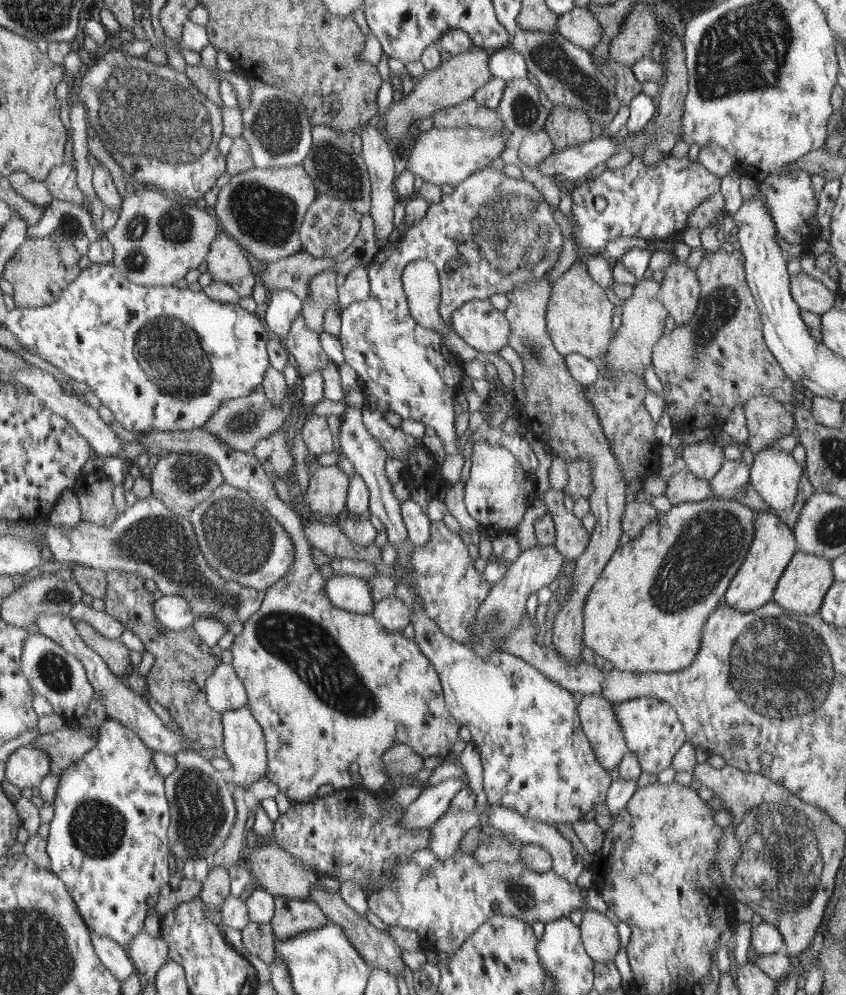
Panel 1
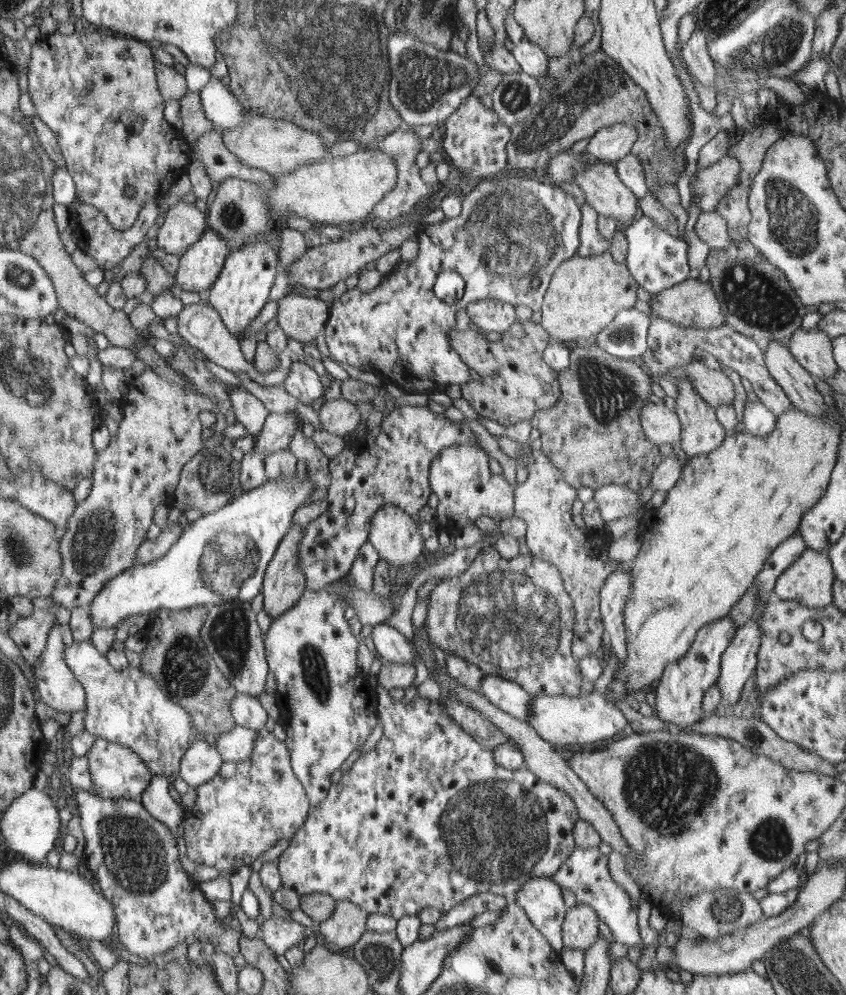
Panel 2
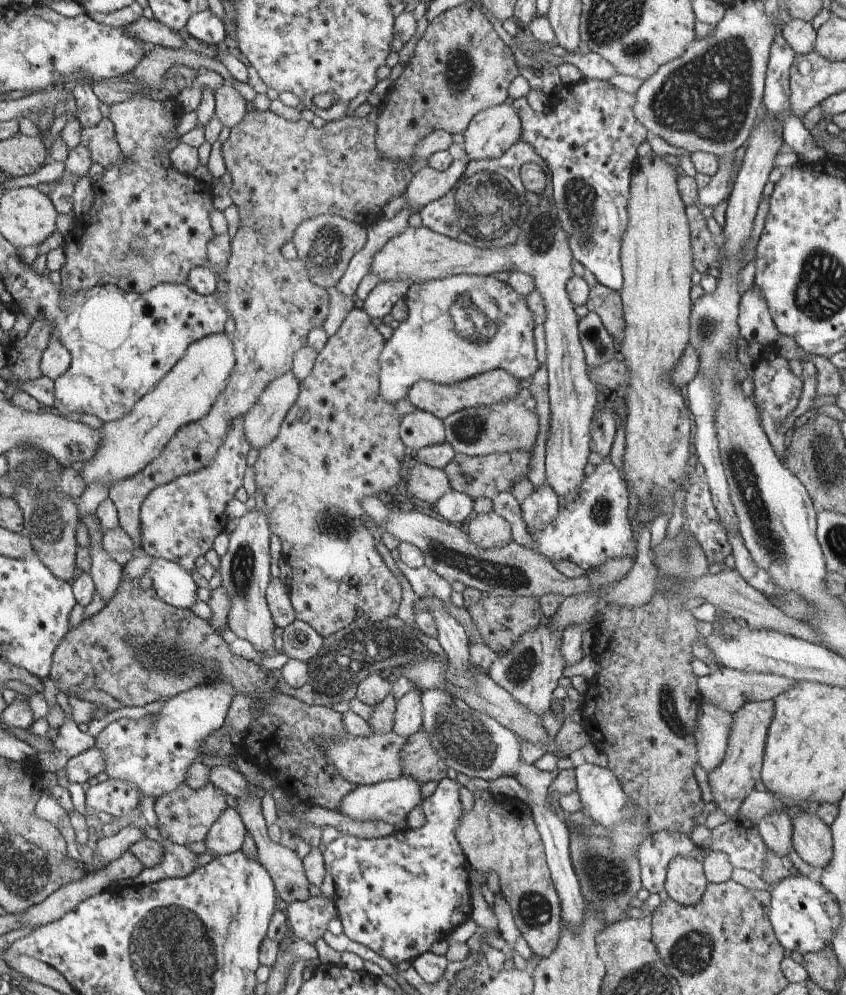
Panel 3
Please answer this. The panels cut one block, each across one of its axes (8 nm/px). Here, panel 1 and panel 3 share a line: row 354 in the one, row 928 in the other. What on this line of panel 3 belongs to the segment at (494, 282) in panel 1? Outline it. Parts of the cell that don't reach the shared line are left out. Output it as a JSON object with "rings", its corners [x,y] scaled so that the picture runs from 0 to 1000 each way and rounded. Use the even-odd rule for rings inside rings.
{"rings":[[[527,781],[518,785],[511,800],[496,806],[505,824],[496,832],[479,832],[441,843],[403,838],[388,847],[382,856],[384,873],[396,886],[396,913],[407,938],[414,945],[440,953],[468,971],[480,965],[487,967],[508,956],[513,948],[530,943],[558,919],[553,894],[553,874],[557,868],[553,868],[554,864],[551,864],[548,853],[544,852],[540,843],[540,832],[547,821],[541,794],[544,787],[540,784]]]}

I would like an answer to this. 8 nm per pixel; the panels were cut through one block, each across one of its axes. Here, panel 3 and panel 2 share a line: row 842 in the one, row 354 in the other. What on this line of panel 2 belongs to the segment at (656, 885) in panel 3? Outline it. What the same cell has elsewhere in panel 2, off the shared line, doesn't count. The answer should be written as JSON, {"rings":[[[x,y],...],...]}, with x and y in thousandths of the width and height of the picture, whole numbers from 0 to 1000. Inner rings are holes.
{"rings":[[[772,320],[765,334],[765,351],[758,360],[771,378],[791,380],[788,376],[793,370],[819,363],[820,351],[824,349],[839,354],[851,367],[858,367],[869,372],[876,380],[884,380],[900,406],[911,411],[918,419],[933,413],[935,405],[931,396],[905,368],[902,350],[898,350],[889,340],[870,334],[861,325],[840,335],[835,331],[824,333],[817,329],[805,329],[784,320]]]}

